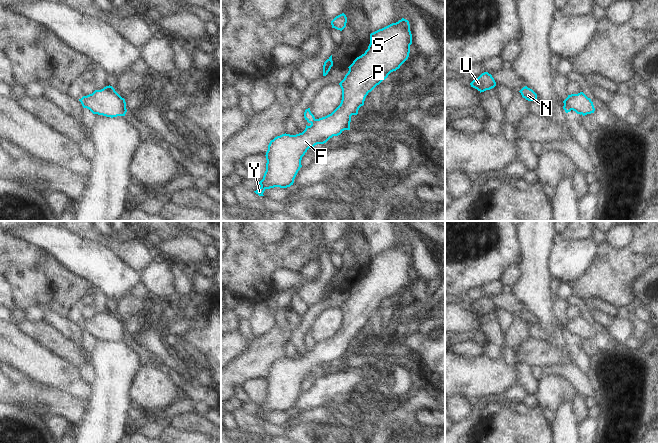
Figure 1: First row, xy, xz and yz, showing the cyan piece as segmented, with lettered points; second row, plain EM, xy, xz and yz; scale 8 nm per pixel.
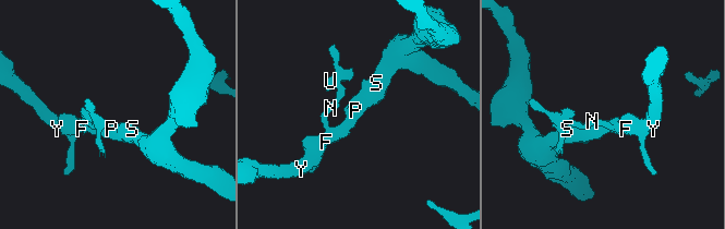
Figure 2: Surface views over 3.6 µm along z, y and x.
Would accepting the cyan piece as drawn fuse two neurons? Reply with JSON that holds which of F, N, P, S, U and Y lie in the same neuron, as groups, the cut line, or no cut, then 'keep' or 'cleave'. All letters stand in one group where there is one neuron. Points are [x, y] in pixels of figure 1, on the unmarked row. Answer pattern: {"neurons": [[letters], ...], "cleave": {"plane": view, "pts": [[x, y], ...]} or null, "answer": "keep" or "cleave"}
{"neurons": [["F", "P", "S", "Y"], ["N", "U"]], "cleave": {"plane": "xz", "pts": [[315, 343], [311, 347]]}, "answer": "cleave"}

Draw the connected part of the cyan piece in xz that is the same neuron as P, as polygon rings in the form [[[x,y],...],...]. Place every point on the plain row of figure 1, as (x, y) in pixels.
[[[404,242],[371,257],[368,273],[353,285],[348,291],[348,297],[339,307],[342,313],[340,329],[331,338],[315,343],[310,350],[306,349],[302,357],[296,359],[285,357],[270,365],[265,379],[267,384],[266,395],[263,403],[259,406],[261,411],[254,416],[259,420],[264,420],[263,417],[266,413],[287,412],[293,409],[294,403],[302,391],[302,381],[307,374],[317,368],[326,367],[330,362],[340,359],[344,354],[350,354],[351,340],[358,338],[358,334],[364,329],[368,317],[385,304],[391,296],[399,293],[408,283],[411,268],[410,248]]]

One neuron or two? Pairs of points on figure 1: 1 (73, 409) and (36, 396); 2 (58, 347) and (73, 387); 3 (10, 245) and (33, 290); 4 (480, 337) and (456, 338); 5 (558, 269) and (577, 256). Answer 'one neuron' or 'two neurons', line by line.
1: one neuron
2: two neurons
3: one neuron
4: one neuron
5: one neuron

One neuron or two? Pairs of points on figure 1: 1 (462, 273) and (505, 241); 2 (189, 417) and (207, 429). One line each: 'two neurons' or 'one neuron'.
1: one neuron
2: one neuron

